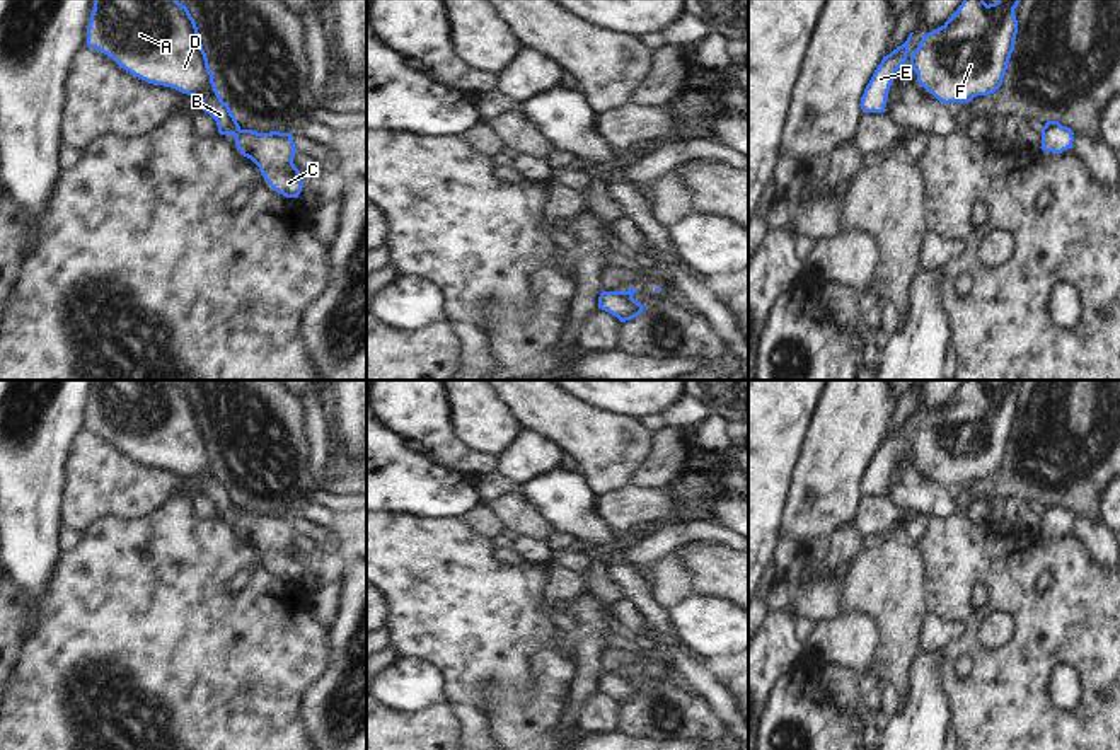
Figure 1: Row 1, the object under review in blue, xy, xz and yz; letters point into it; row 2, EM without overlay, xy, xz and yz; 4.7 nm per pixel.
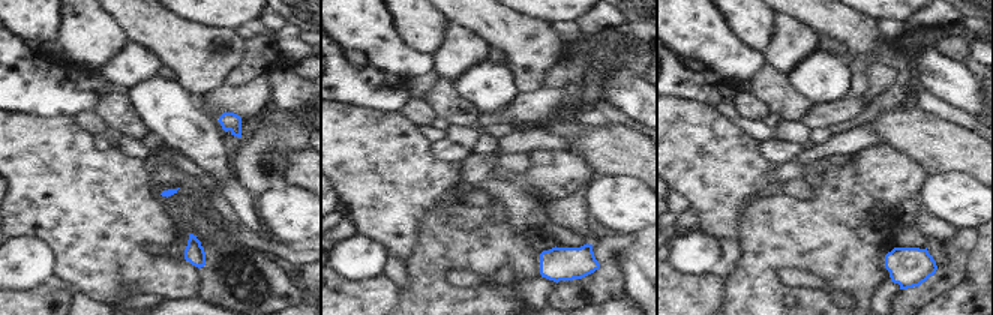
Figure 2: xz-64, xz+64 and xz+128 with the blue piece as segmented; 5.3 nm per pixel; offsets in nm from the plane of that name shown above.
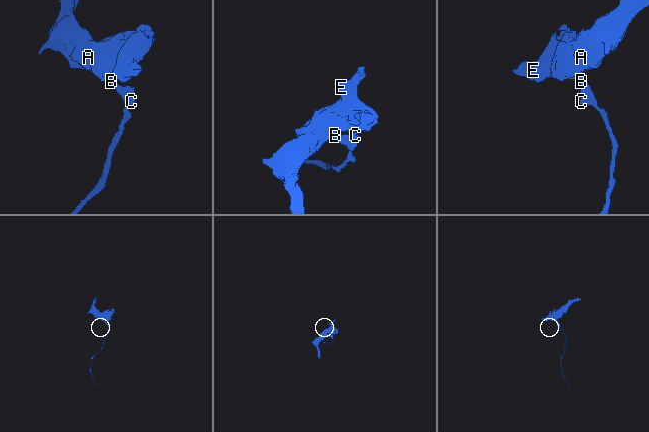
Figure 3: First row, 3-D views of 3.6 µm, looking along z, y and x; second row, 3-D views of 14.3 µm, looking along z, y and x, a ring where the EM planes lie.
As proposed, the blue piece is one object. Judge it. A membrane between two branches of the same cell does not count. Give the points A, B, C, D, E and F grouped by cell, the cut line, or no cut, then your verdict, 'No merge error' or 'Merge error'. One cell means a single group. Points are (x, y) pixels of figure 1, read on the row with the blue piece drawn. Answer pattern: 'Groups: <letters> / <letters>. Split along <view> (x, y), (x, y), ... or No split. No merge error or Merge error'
Groups: A B C D E F. No split. No merge error

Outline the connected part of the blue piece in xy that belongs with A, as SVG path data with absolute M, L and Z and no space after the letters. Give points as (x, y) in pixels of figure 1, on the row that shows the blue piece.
M94 0L87 46L113 58L131 75L201 101L220 135L235 136L264 181L286 198L298 198L303 181L293 164L292 133L242 130L222 101L194 19L177 0Z

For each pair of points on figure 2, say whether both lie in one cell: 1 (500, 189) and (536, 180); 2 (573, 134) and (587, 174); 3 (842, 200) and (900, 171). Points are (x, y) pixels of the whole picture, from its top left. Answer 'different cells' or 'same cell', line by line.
1: different cells
2: different cells
3: same cell

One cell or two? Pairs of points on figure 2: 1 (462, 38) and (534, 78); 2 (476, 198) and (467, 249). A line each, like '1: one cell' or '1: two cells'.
1: two cells
2: two cells

